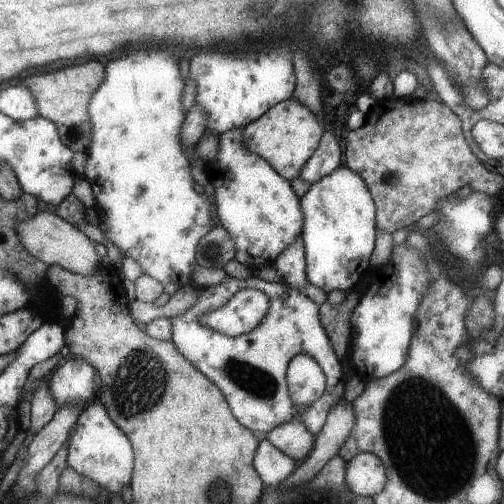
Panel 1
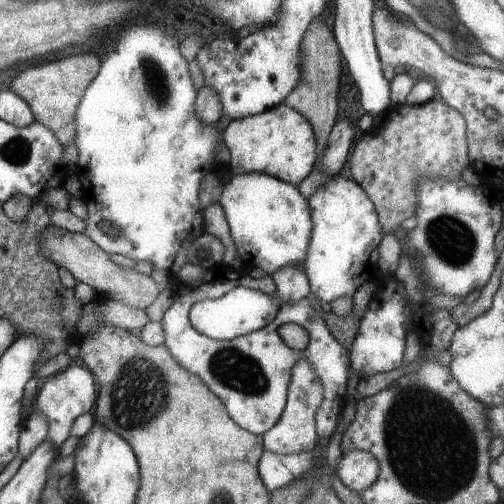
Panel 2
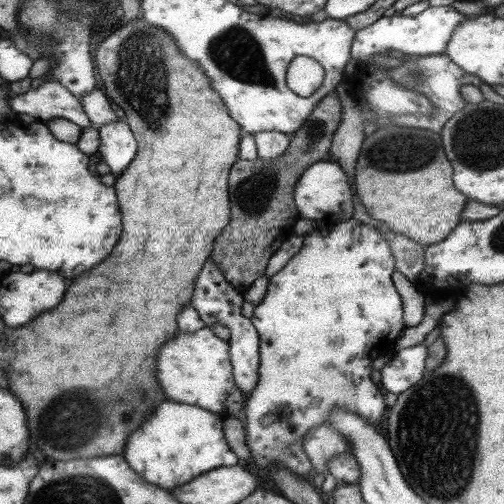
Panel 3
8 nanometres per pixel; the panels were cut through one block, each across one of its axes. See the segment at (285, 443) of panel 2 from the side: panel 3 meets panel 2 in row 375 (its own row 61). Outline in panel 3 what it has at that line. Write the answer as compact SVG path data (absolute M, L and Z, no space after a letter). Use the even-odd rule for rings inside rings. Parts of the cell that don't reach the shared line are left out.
M297 56L287 66L287 88L301 98L311 96L323 84L325 70L313 58Z

